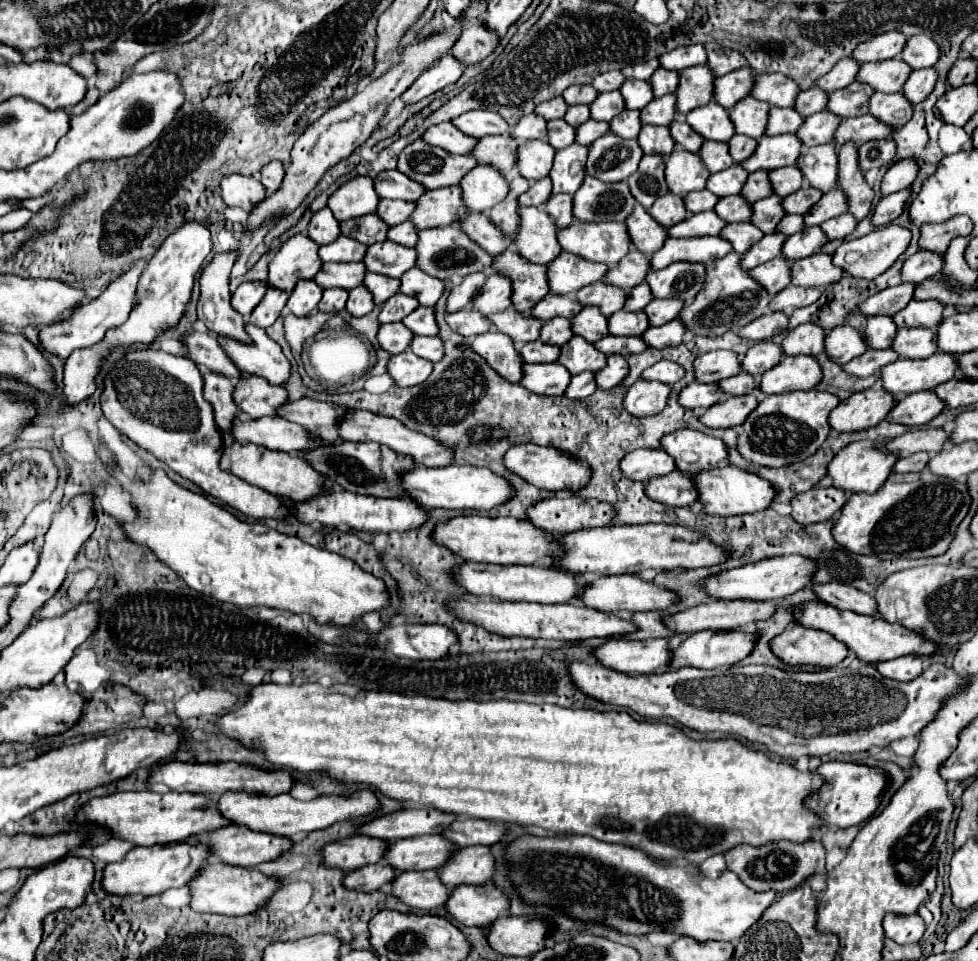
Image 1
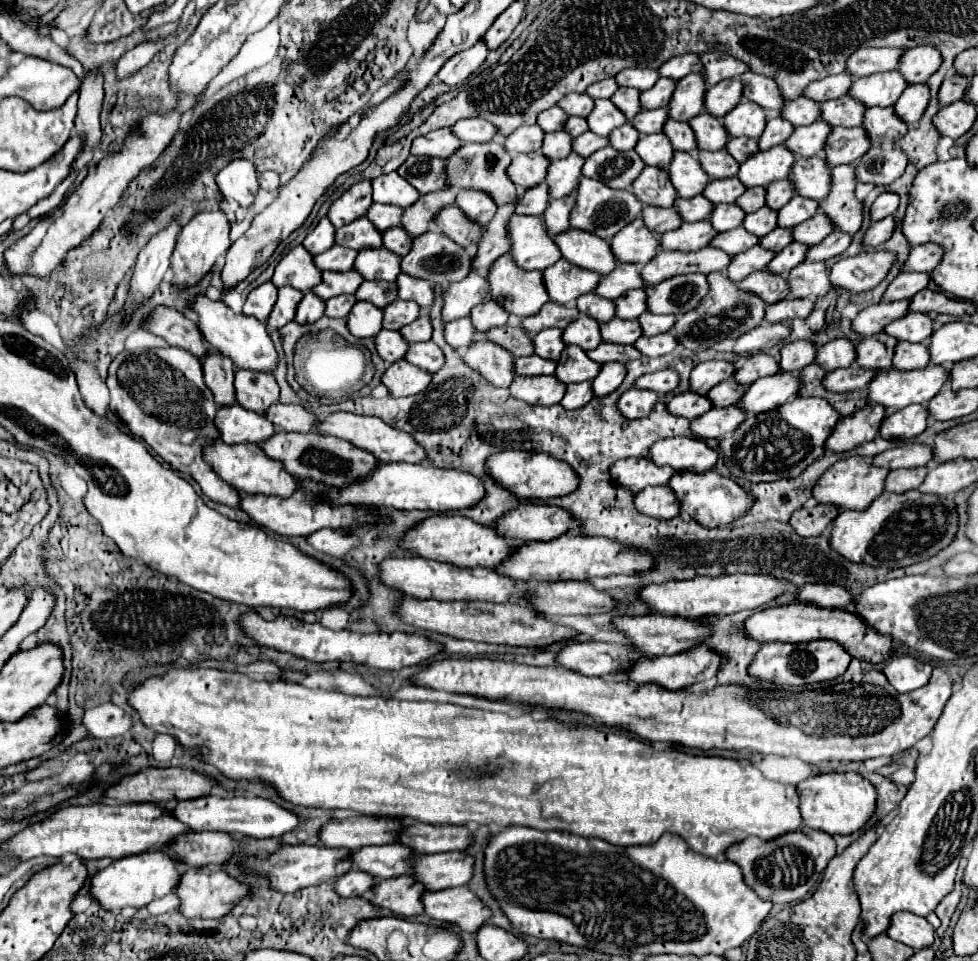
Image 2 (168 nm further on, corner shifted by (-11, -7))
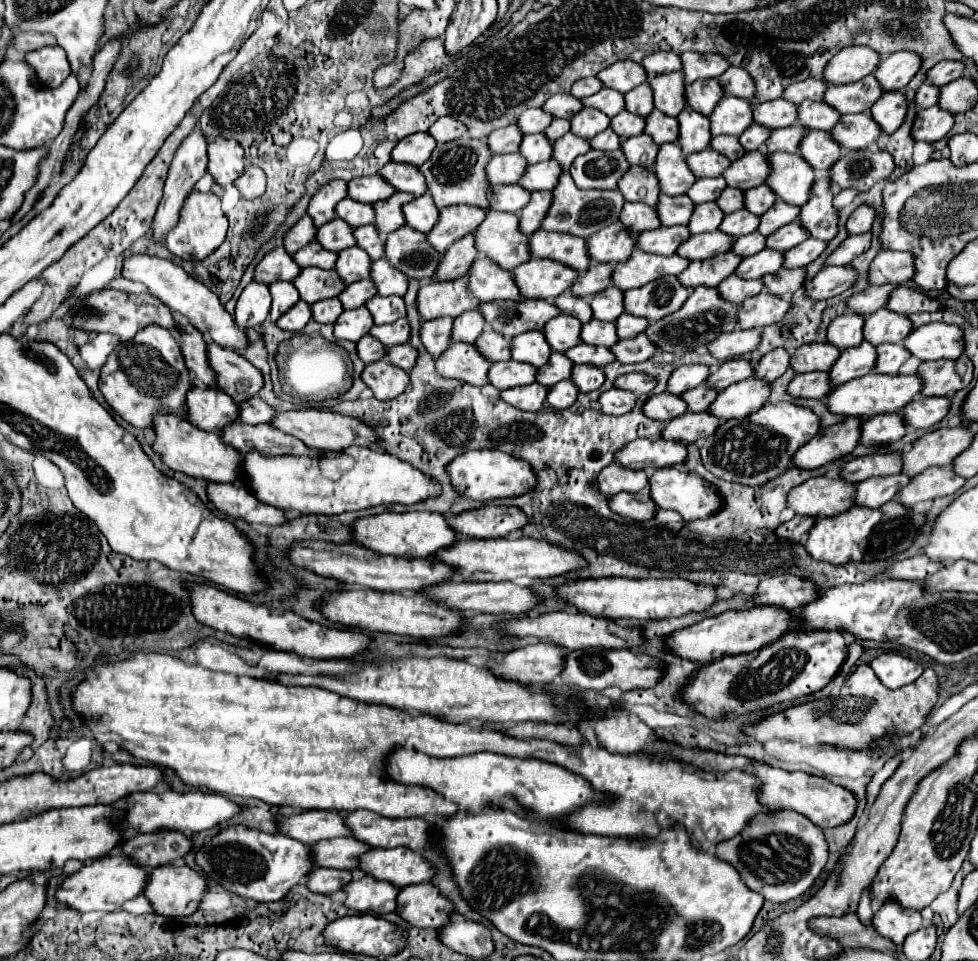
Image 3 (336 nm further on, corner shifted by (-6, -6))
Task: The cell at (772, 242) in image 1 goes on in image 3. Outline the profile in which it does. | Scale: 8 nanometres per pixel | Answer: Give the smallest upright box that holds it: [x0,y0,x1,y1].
[678,251,742,289]

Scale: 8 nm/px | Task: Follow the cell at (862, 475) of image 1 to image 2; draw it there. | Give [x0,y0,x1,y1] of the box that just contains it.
[813,456,891,510]

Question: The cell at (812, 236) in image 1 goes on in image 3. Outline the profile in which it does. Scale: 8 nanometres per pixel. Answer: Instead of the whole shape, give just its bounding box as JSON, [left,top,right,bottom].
[734,249,782,279]

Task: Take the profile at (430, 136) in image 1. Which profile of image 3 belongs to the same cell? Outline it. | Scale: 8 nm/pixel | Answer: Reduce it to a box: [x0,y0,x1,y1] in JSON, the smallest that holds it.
[390,133,436,167]

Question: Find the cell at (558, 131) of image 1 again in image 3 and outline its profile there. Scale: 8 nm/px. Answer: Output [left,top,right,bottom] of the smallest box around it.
[520,133,552,165]

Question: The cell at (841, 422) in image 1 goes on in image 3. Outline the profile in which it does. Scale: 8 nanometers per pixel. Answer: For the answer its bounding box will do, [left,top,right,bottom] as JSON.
[792,419,860,469]

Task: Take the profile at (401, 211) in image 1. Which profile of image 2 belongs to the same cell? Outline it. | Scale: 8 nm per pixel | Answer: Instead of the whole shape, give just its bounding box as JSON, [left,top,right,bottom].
[367,204,403,232]

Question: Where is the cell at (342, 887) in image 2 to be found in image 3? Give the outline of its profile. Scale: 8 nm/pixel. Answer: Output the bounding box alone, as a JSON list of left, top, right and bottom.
[306,867,352,895]

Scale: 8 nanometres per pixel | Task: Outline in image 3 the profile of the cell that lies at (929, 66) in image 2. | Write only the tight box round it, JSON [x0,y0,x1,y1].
[874,51,920,91]

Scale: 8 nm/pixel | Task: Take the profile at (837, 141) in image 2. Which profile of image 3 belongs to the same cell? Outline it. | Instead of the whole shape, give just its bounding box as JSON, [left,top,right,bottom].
[798,131,842,171]

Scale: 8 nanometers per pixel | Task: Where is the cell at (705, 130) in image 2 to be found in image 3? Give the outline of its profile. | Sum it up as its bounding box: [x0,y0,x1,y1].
[678,107,710,157]

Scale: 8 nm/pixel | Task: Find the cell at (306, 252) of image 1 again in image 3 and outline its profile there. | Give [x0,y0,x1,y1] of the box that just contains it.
[254,247,300,285]

